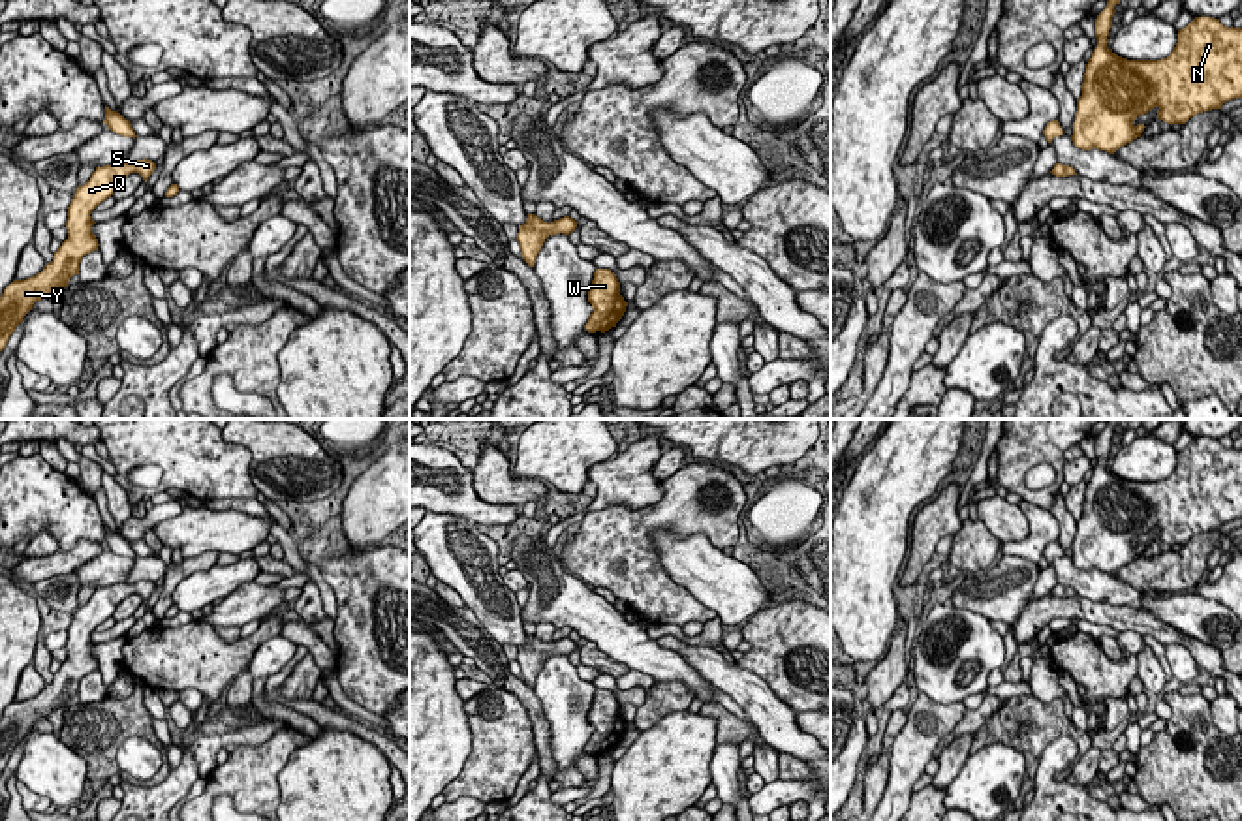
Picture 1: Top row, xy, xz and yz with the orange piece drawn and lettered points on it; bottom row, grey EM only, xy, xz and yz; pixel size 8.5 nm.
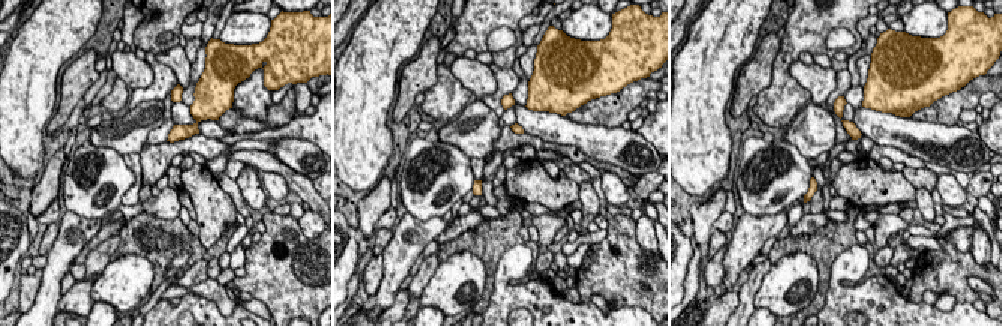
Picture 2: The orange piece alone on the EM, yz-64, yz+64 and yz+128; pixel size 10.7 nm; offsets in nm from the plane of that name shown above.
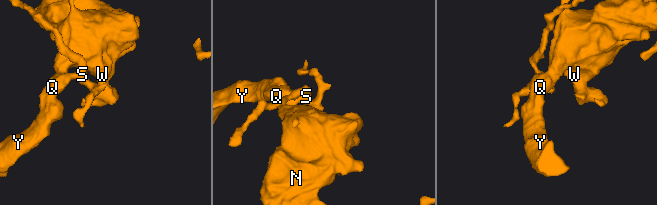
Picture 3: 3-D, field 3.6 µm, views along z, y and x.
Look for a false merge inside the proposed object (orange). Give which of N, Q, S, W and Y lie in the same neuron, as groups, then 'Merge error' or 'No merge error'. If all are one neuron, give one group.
Groups: N Q S W Y. No merge error

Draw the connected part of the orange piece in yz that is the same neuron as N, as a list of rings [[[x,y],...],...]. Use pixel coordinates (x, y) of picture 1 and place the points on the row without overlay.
[[[1109,419],[1095,440],[1097,468],[1086,485],[1082,517],[1077,520],[1071,562],[1082,571],[1114,575],[1120,567],[1141,558],[1144,545],[1133,545],[1139,535],[1157,528],[1157,539],[1167,545],[1186,545],[1203,532],[1221,530],[1229,520],[1242,519],[1242,449],[1227,449],[1214,438],[1195,438],[1178,451],[1174,472],[1161,481],[1127,481],[1107,468],[1114,426],[1122,419]]]

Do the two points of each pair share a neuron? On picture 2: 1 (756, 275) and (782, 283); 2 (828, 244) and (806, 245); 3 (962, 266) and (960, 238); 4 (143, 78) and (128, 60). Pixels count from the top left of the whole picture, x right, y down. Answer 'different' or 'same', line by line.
1: different
2: same
3: different
4: same

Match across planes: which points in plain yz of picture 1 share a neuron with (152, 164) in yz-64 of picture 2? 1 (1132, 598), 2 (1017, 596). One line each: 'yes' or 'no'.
1: no
2: no

